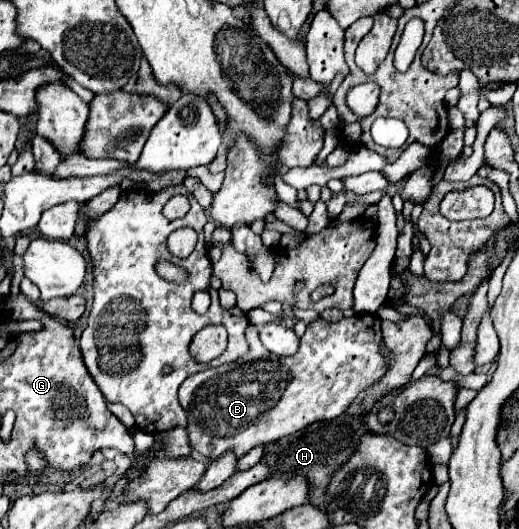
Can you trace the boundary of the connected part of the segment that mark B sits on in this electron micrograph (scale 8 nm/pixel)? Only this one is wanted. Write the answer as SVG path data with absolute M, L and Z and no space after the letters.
M355 315L337 323L327 323L319 319L305 331L299 351L293 357L277 357L277 361L275 355L265 351L265 347L261 345L257 327L249 325L245 331L245 339L249 343L249 351L245 357L221 367L193 373L183 381L179 389L179 403L187 413L189 445L199 455L209 459L215 459L227 451L233 451L239 459L257 445L267 445L281 437L303 431L305 427L309 427L309 423L327 421L341 415L365 387L381 379L387 371L385 357L381 355L379 323L371 323L373 319L377 317Z

